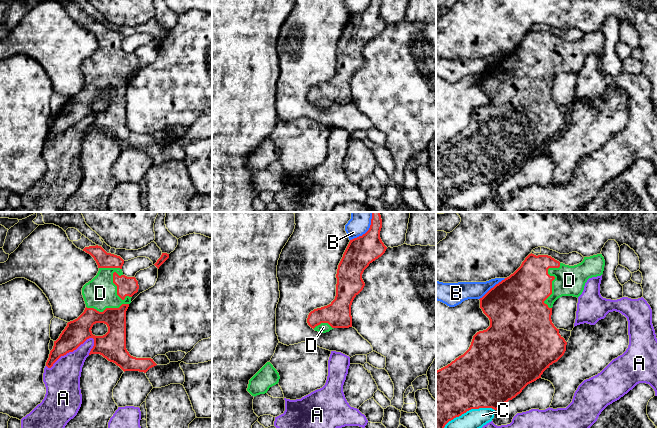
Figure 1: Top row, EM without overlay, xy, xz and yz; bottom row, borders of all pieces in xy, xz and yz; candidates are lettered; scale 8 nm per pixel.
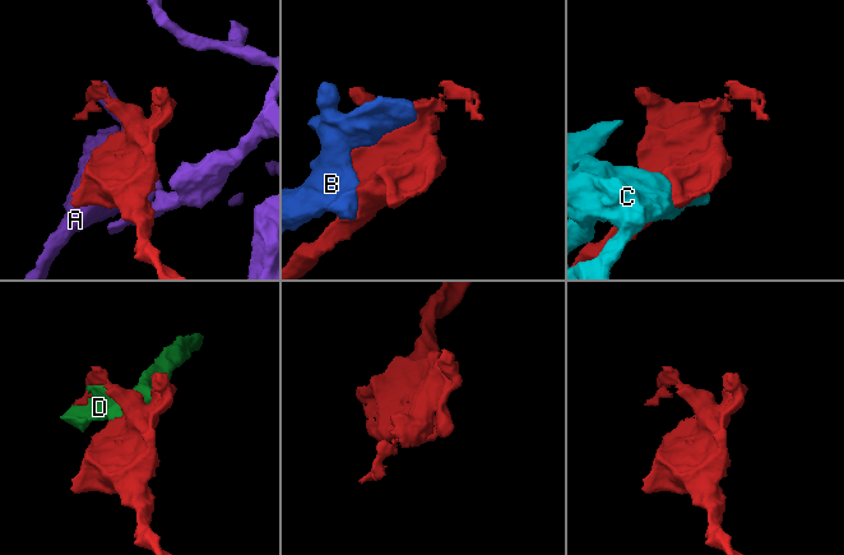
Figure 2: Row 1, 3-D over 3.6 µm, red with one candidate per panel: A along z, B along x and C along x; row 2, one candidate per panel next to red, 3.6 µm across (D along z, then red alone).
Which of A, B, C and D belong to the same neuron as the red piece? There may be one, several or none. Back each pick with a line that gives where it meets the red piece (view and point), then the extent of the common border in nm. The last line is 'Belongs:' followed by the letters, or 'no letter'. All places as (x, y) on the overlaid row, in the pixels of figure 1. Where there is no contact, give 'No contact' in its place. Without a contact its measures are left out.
D: Touches red at yz (552, 280). Shared border 380 nm
Belongs: D

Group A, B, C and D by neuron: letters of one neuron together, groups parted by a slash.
A / B / C / D

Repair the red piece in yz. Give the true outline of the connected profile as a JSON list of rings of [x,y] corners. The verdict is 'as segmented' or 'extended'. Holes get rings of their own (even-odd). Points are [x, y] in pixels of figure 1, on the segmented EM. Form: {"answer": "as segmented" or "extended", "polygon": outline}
{"answer": "extended", "polygon": [[[531,253],[513,274],[480,298],[480,308],[489,318],[490,326],[473,336],[469,349],[463,355],[436,371],[436,428],[444,428],[449,421],[471,409],[497,410],[520,394],[528,384],[541,378],[543,372],[557,362],[566,351],[567,342],[551,320],[554,302],[562,296],[578,298],[587,280],[601,276],[604,266],[605,260],[602,254],[584,257],[581,263],[569,266],[551,256],[536,256]]]}

